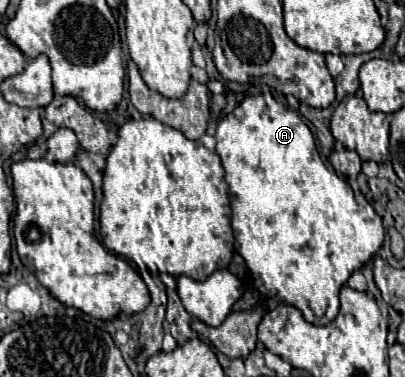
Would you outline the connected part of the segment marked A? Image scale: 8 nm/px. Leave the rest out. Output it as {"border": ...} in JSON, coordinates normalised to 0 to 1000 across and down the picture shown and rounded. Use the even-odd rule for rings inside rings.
{"border":[[[644,244],[644,249],[625,249],[625,255],[605,255],[605,265],[580,281],[575,297],[565,297],[536,334],[536,393],[531,403],[541,408],[546,419],[546,435],[551,435],[551,451],[556,451],[556,477],[565,488],[565,509],[570,509],[570,557],[575,557],[575,573],[570,573],[570,599],[575,599],[575,621],[580,621],[580,663],[600,679],[600,690],[610,695],[615,706],[615,721],[620,721],[620,737],[625,737],[625,759],[669,801],[689,801],[689,806],[719,806],[728,817],[743,822],[748,844],[778,865],[798,865],[798,859],[812,859],[827,849],[832,828],[837,828],[837,769],[842,759],[857,748],[857,737],[896,711],[901,695],[911,695],[926,668],[941,658],[946,647],[946,631],[951,631],[951,610],[946,610],[946,594],[941,594],[941,578],[936,568],[921,557],[921,546],[901,531],[901,520],[891,520],[891,512],[877,512],[867,504],[867,493],[837,472],[827,456],[807,451],[807,440],[798,435],[788,403],[783,403],[783,387],[778,387],[778,366],[763,345],[763,334],[738,313],[733,297],[723,297],[714,281],[684,271],[669,244]]]}

